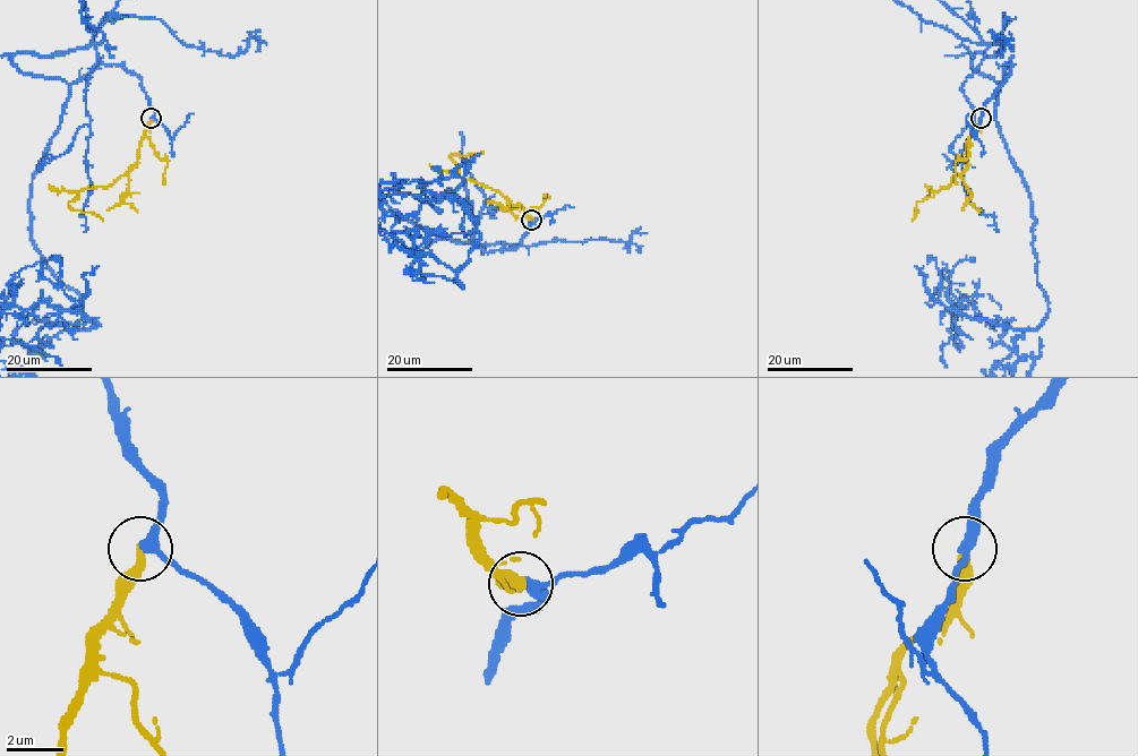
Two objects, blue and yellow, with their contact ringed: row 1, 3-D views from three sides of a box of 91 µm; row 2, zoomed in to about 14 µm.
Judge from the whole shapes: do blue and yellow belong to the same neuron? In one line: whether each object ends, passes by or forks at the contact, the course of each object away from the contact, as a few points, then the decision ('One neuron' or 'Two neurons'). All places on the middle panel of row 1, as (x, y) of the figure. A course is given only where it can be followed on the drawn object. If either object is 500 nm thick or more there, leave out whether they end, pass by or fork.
At the ring blue passes by. At the ring yellow ends. Course of blue: (531, 220), (496, 250), (442, 234), (411, 273), (462, 286), (476, 220), (448, 195). Course of yellow: (531, 220), (519, 205), (513, 206), (497, 191), (462, 179), (448, 156), (468, 156), (484, 151). One neuron

